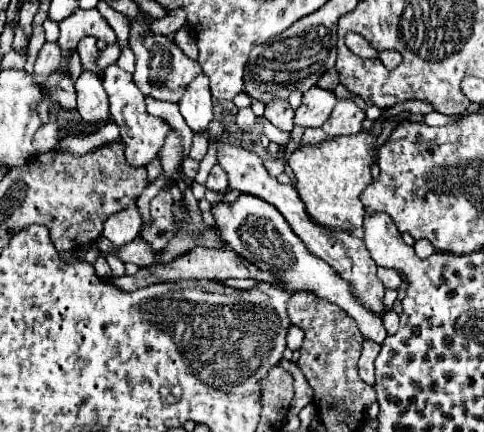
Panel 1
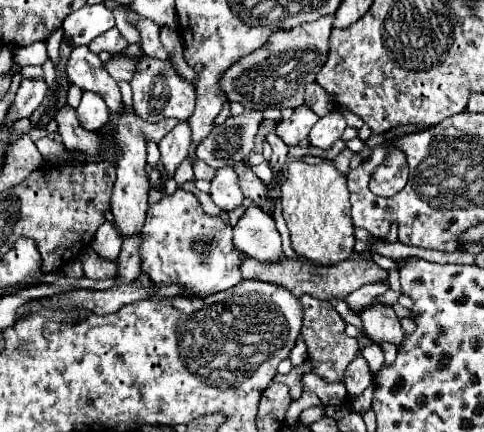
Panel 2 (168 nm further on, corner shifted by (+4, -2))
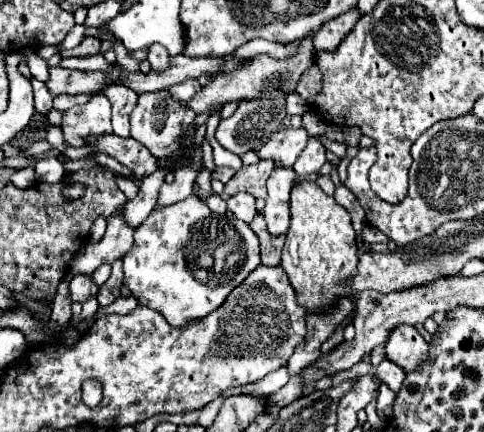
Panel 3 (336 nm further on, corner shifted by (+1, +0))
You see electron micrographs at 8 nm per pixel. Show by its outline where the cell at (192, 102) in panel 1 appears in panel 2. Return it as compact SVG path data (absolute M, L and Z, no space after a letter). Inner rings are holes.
M188 119L180 121L180 123L176 125L176 129L172 129L172 131L158 143L160 153L162 153L162 163L164 163L166 171L168 171L168 175L162 177L160 187L164 187L164 181L174 175L174 169L176 169L176 167L180 165L180 161L188 155L190 143L192 143L192 129L190 129Z

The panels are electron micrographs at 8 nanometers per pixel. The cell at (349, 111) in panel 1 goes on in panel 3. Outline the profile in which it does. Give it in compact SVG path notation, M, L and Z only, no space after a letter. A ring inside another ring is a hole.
M307 145L303 149L303 153L297 157L293 171L299 181L305 181L313 173L317 173L323 163L325 163L325 147L323 145Z

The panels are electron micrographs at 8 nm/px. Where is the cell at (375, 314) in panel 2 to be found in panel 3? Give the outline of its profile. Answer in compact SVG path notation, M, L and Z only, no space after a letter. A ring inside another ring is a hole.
M397 327L387 341L387 359L405 369L405 373L417 371L429 359L429 343L417 333L415 327Z

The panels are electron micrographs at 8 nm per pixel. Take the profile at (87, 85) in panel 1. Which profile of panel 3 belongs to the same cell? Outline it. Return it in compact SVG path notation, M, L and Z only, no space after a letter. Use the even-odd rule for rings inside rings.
M103 93L85 105L75 105L63 113L63 141L69 147L83 147L99 135L111 135L111 103Z

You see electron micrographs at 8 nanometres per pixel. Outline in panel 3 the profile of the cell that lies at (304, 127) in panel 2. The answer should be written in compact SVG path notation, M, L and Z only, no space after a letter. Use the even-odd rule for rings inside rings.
M285 127L269 137L269 141L259 149L257 157L261 161L263 159L273 161L275 167L291 167L299 153L303 151L303 147L307 145L307 139L309 135L303 127L301 129Z

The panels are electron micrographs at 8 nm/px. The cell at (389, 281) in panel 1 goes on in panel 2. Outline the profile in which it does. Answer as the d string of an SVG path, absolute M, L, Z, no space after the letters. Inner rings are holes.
M376 281L376 283L368 283L368 285L362 285L360 289L352 291L344 301L350 305L352 311L356 309L364 309L364 305L370 305L372 299L384 295L386 291L390 289L388 281Z

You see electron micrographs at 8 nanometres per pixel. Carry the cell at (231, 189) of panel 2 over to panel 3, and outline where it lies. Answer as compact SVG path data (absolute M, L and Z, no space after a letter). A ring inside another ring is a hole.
M239 193L239 195L233 195L231 199L227 199L227 207L237 219L241 219L245 223L251 223L253 217L259 213L255 207L255 197L247 195L247 193Z

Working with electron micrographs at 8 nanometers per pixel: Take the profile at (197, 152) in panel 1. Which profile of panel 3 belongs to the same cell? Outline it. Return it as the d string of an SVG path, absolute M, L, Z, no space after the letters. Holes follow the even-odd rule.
M285 95L279 97L255 97L255 99L241 99L237 105L237 111L219 123L219 129L215 133L217 141L229 149L235 155L243 155L247 151L259 151L259 147L271 137L271 133L279 131L279 127L283 127L283 121L287 117L287 103L285 103Z

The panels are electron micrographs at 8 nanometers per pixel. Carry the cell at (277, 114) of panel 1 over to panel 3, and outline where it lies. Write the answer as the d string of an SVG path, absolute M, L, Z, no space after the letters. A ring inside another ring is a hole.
M275 167L267 181L267 203L263 209L263 217L267 221L269 235L285 235L289 229L289 199L291 189L295 187L295 175L291 169Z

